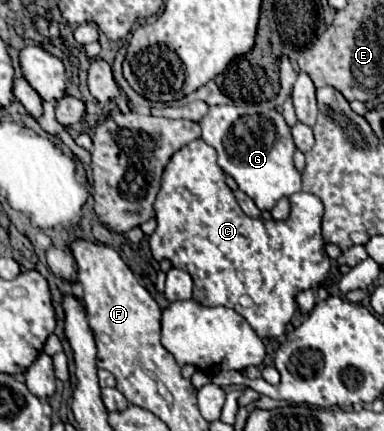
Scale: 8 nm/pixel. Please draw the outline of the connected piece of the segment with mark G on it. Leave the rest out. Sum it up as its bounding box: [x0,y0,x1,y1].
[200,103,302,211]

